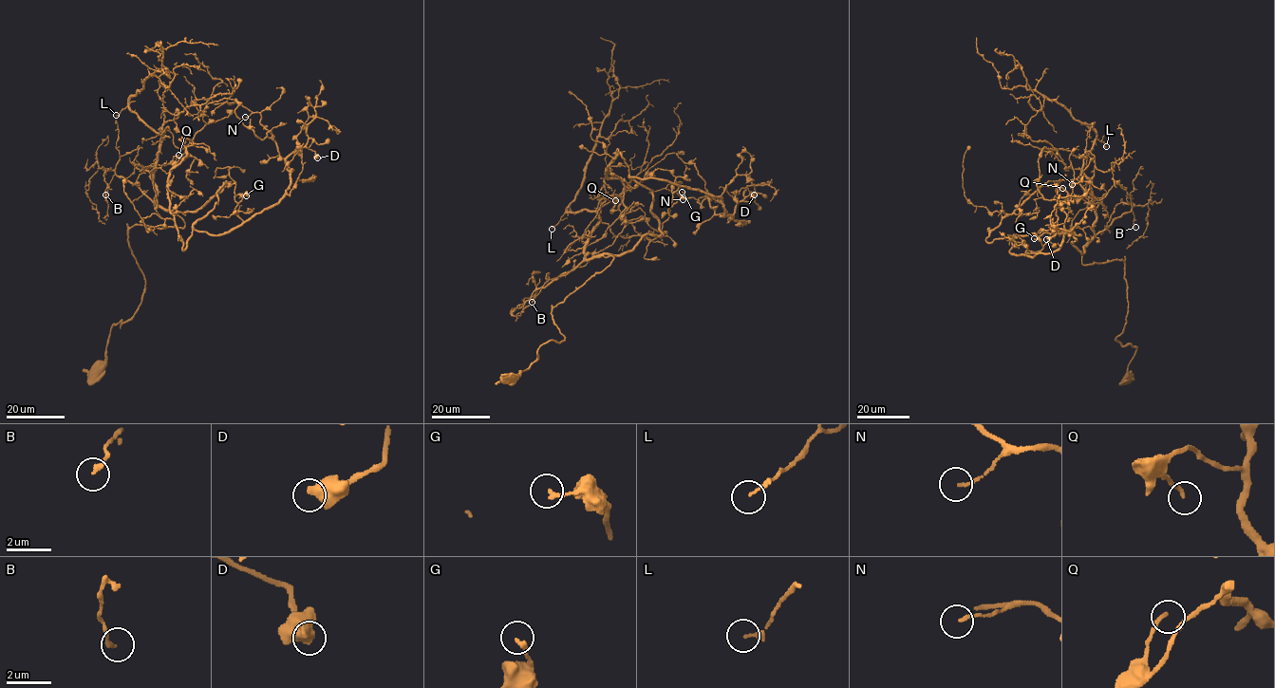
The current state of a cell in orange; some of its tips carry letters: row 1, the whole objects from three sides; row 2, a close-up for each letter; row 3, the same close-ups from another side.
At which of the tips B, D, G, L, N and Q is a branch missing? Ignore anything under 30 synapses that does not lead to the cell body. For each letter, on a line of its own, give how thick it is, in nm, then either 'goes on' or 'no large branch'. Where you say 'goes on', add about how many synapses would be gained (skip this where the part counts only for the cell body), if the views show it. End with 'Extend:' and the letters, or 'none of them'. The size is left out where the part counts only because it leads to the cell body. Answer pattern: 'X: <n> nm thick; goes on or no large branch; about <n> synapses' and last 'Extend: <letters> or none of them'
B: 170 nm thick; no large branch
D: 550 nm thick; no large branch
G: 180 nm thick; no large branch
L: 130 nm thick; no large branch
N: 120 nm thick; no large branch
Q: 150 nm thick; no large branch
Extend: none of them

